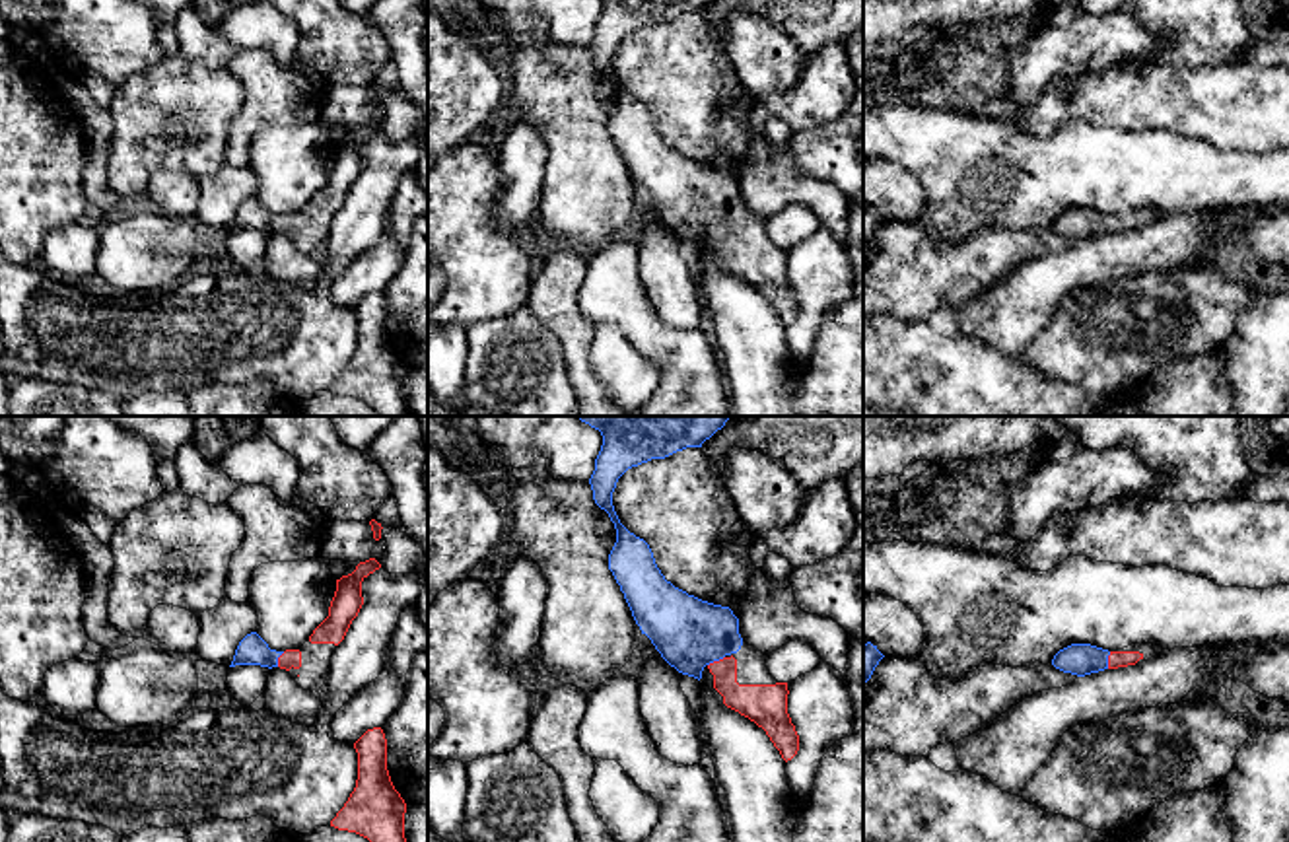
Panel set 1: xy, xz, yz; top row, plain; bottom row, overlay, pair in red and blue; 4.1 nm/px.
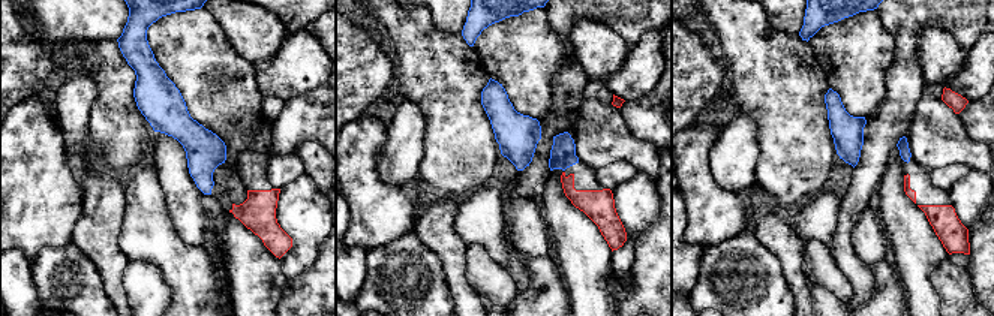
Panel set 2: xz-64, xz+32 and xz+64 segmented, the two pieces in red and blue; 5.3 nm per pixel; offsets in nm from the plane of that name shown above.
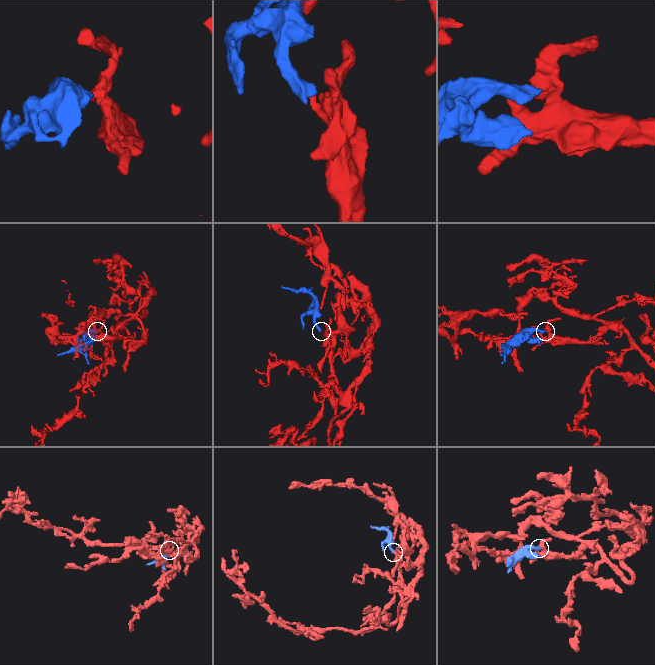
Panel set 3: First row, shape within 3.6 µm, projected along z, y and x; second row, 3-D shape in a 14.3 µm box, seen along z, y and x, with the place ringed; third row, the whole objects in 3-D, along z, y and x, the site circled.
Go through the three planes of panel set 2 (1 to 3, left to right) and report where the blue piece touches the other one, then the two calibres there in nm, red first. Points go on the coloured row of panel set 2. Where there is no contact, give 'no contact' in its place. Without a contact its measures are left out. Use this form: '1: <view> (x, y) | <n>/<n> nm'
1: no contact
2: no contact
3: no contact

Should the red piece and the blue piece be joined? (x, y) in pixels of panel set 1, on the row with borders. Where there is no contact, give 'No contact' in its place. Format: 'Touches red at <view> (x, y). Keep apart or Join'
Touches red at xz (716, 662). Join

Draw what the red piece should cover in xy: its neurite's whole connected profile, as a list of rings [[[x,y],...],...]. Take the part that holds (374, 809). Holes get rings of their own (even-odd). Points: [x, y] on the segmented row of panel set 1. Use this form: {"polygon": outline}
{"polygon": [[[381,727],[367,729],[356,743],[358,780],[344,807],[331,821],[338,830],[369,842],[406,842],[406,803],[387,770],[387,739]]]}

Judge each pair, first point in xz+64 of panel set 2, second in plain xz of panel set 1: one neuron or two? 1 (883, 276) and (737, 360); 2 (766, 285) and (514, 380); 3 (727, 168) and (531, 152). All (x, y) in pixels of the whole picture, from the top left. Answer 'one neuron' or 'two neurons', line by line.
1: two neurons
2: one neuron
3: one neuron

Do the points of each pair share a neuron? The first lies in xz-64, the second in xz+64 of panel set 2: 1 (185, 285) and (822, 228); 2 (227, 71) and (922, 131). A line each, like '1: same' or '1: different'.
1: same
2: different

